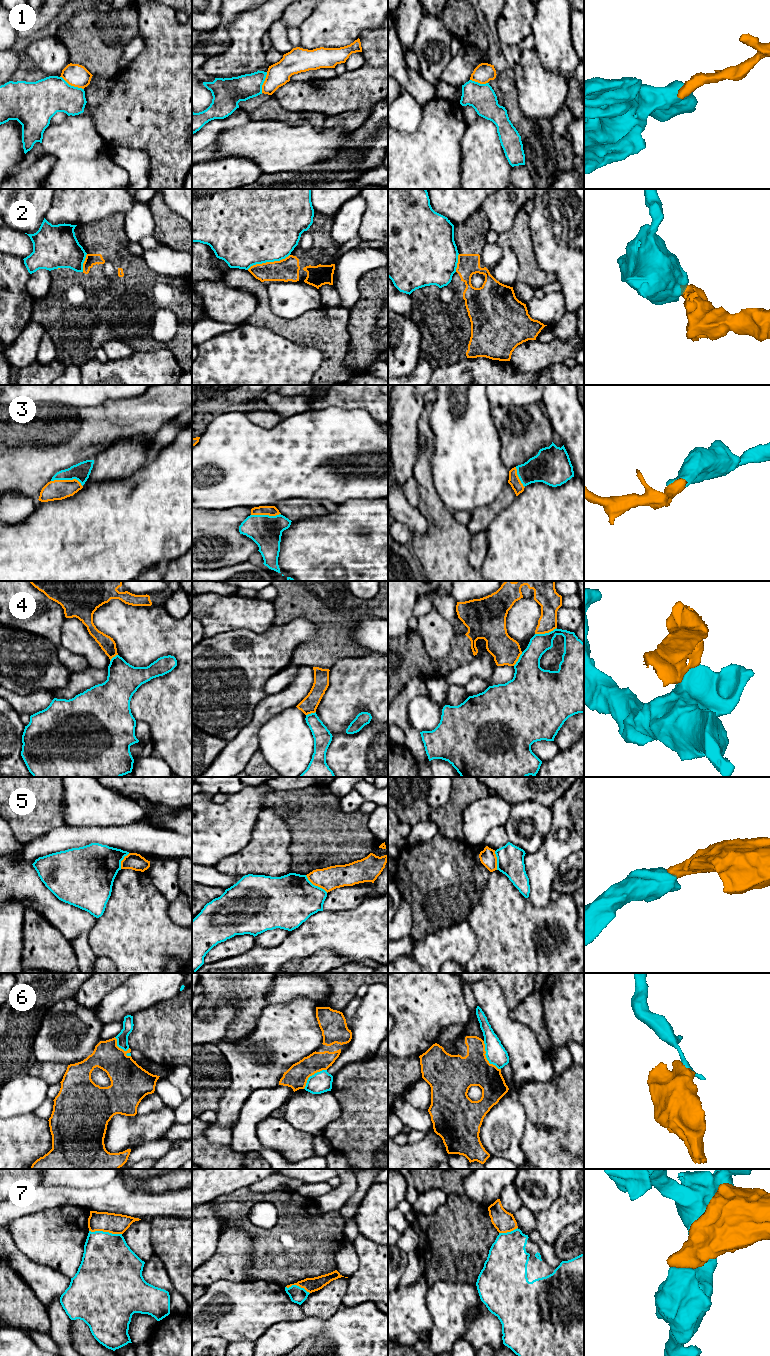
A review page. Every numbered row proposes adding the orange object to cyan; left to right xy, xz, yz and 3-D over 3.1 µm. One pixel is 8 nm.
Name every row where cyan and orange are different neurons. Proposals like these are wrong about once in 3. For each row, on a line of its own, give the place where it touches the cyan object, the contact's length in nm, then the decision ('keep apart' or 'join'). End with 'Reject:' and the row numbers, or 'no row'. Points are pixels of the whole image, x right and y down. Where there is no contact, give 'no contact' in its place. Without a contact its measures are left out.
1: meets cyan in xy at (72, 86); contact 220 nm long; keep apart
2: meets cyan in xz at (268, 261); contact 360 nm long; keep apart
3: meets cyan in xy at (67, 479); contact 260 nm long; join
4: meets cyan in yz at (545, 633); contact 190 nm long; keep apart
5: meets cyan in xz at (316, 886); contact 240 nm long; keep apart
6: meets cyan in yz at (486, 1057); contact 280 nm long; keep apart
7: meets cyan in xy at (105, 1232); contact 260 nm long; keep apart
Reject: 1, 2, 4, 5, 6, 7

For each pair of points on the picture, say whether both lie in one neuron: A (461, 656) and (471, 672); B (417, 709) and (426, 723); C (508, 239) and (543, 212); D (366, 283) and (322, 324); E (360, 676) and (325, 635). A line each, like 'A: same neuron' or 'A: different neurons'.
A: different neurons
B: same neuron
C: different neurons
D: different neurons
E: different neurons

